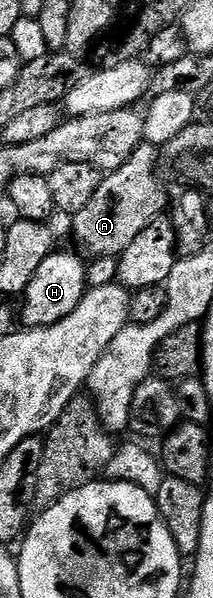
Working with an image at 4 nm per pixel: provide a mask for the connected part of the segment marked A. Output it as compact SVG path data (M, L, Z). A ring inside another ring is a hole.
M141 143L126 164L101 180L94 199L90 199L82 211L74 214L71 218L72 233L77 243L89 253L89 258L119 258L126 247L130 247L130 243L134 243L134 239L138 239L138 235L150 227L152 220L165 212L169 201L165 182L158 172L157 146Z

